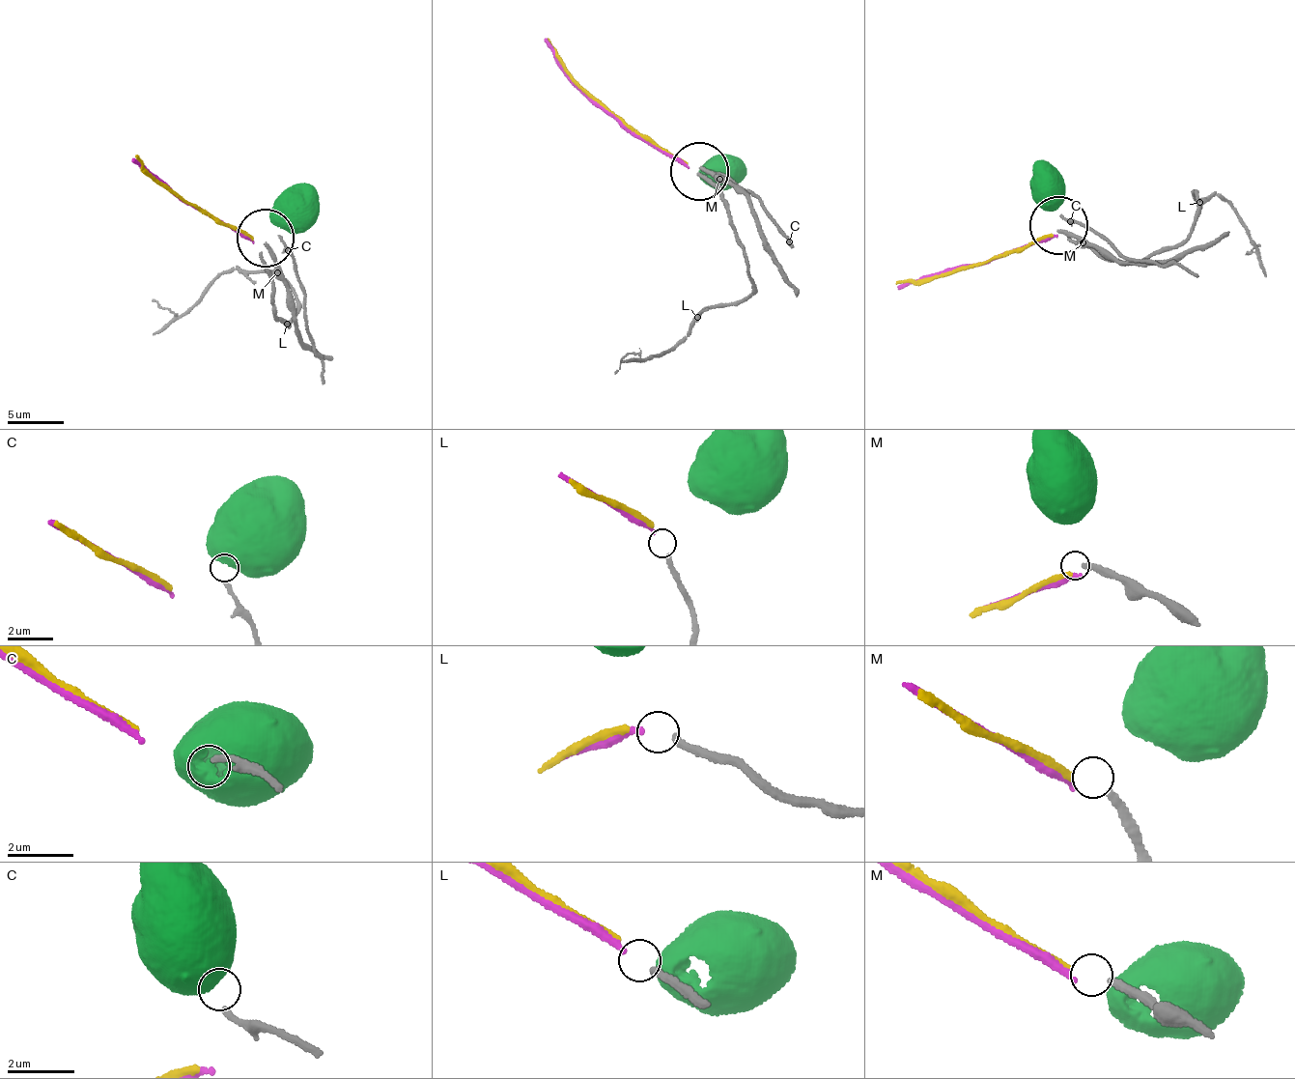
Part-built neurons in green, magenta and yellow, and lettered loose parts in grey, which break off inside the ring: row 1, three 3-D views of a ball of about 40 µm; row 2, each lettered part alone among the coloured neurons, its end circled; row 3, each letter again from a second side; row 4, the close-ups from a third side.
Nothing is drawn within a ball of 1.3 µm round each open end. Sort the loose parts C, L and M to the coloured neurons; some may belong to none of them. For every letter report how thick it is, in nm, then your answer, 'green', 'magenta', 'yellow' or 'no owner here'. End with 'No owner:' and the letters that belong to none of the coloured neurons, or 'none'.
C: calibre 160 nm; green
L: calibre 220 nm; magenta
M: calibre 240 nm; no owner here
No owner: M

